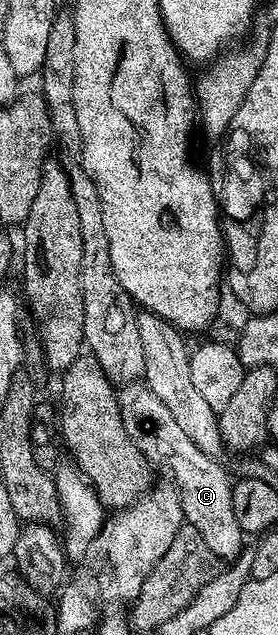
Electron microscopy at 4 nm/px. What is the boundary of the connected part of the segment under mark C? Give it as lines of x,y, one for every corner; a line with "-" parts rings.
132,386
128,392
119,397
120,418
124,423
126,434
138,446
141,454
149,462
161,460
168,467
172,475
171,483
182,502
184,519
202,538
206,546
214,550
217,561
231,562
245,551
246,534
238,526
238,518
234,518
234,502
232,501
233,481
228,480
228,472
219,463
215,456
208,456
174,422
170,410
160,399
154,398
154,394
147,386

